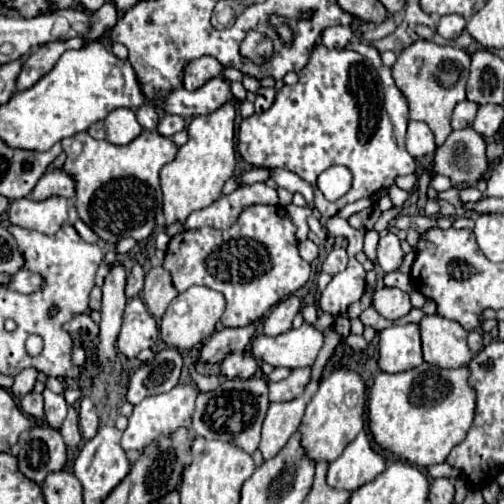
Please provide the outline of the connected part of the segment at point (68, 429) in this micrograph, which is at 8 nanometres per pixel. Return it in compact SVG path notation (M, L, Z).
M74 406L68 408L68 416L60 428L60 434L64 436L64 442L70 448L78 448L78 444L82 442L82 434L80 434L80 426L78 426L78 410Z

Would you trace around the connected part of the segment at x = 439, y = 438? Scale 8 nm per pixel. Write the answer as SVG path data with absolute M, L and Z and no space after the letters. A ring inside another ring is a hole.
M426 362L400 374L380 372L368 396L368 426L374 442L422 468L444 462L450 450L464 440L474 418L476 396L466 378L466 366L442 370Z

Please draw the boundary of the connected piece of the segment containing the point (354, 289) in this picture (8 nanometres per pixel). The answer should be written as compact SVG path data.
M350 258L348 268L332 278L332 282L322 290L318 308L332 316L340 316L350 304L358 302L366 290L366 270L356 258Z

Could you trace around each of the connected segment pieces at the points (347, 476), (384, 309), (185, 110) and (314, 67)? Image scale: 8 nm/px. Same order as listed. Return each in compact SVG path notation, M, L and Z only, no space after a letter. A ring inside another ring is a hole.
M360 432L346 446L342 456L330 464L326 482L336 490L354 492L360 486L372 482L384 470L386 470L386 460L372 450L366 432Z
M380 288L372 292L372 308L386 320L394 322L406 316L412 310L412 304L406 292L398 288Z
M226 68L222 76L216 76L208 80L202 88L190 92L190 90L172 90L172 94L166 96L166 112L168 114L180 114L184 118L188 116L206 116L216 112L220 106L232 100L230 82L240 82L244 74L238 70Z
M316 44L308 64L304 66L304 70L298 72L298 82L292 86L282 86L276 94L274 104L266 112L254 114L240 122L238 152L252 166L268 170L284 168L298 174L302 180L314 186L314 206L320 210L320 214L326 218L334 216L346 204L356 202L360 198L370 198L378 190L392 186L396 176L412 174L416 170L416 160L406 152L404 136L396 134L390 114L386 112L384 98L386 96L378 72L366 56L348 48L328 50L324 44ZM334 164L342 164L352 170L354 188L350 188L350 192L340 200L328 202L316 188L316 178L320 172L324 172Z

